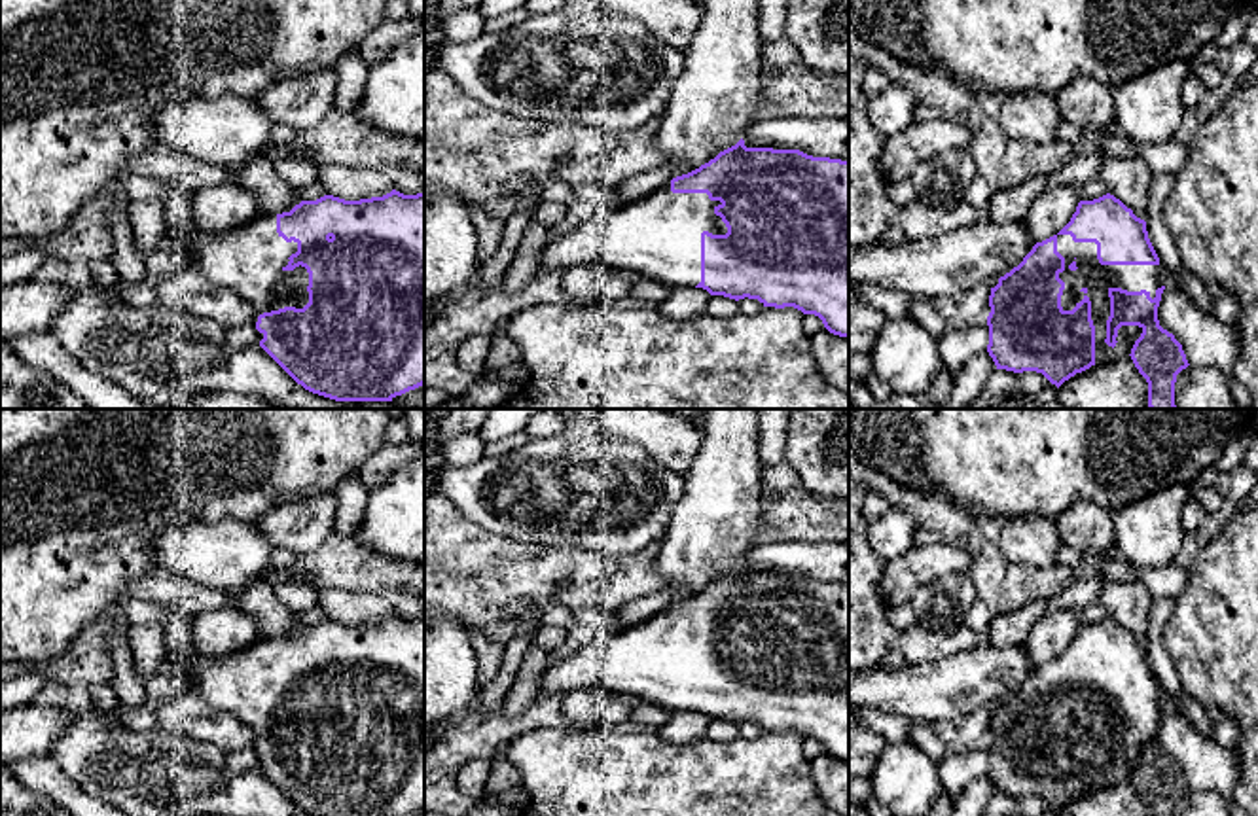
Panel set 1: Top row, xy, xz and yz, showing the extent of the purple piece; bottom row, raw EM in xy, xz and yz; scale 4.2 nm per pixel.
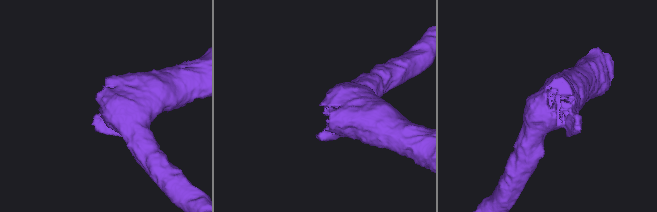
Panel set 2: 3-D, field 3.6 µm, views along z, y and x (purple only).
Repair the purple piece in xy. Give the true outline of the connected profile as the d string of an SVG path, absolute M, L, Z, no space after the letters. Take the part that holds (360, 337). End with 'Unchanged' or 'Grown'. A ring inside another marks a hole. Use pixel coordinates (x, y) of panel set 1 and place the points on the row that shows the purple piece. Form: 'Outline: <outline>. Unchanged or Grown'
Outline: M392 189L360 201L324 195L290 212L261 212L222 235L195 229L189 244L167 229L163 244L180 267L197 269L252 305L260 346L305 390L335 401L392 401L424 384L424 193Z. Grown

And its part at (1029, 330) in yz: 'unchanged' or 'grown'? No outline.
grown

